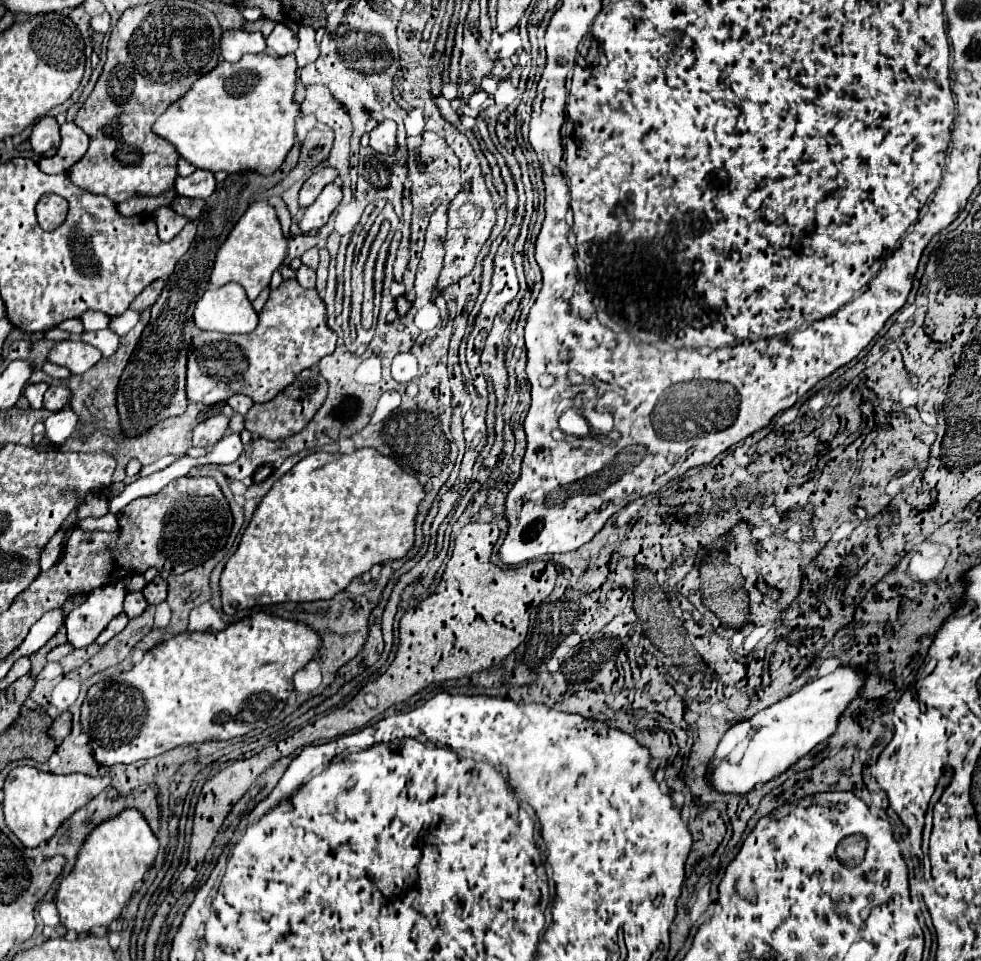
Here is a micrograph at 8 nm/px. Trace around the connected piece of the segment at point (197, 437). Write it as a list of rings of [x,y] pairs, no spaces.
[[[216,414],[208,420],[202,420],[192,430],[192,444],[200,448],[210,448],[224,436],[226,428],[228,428],[228,418],[224,414]]]

